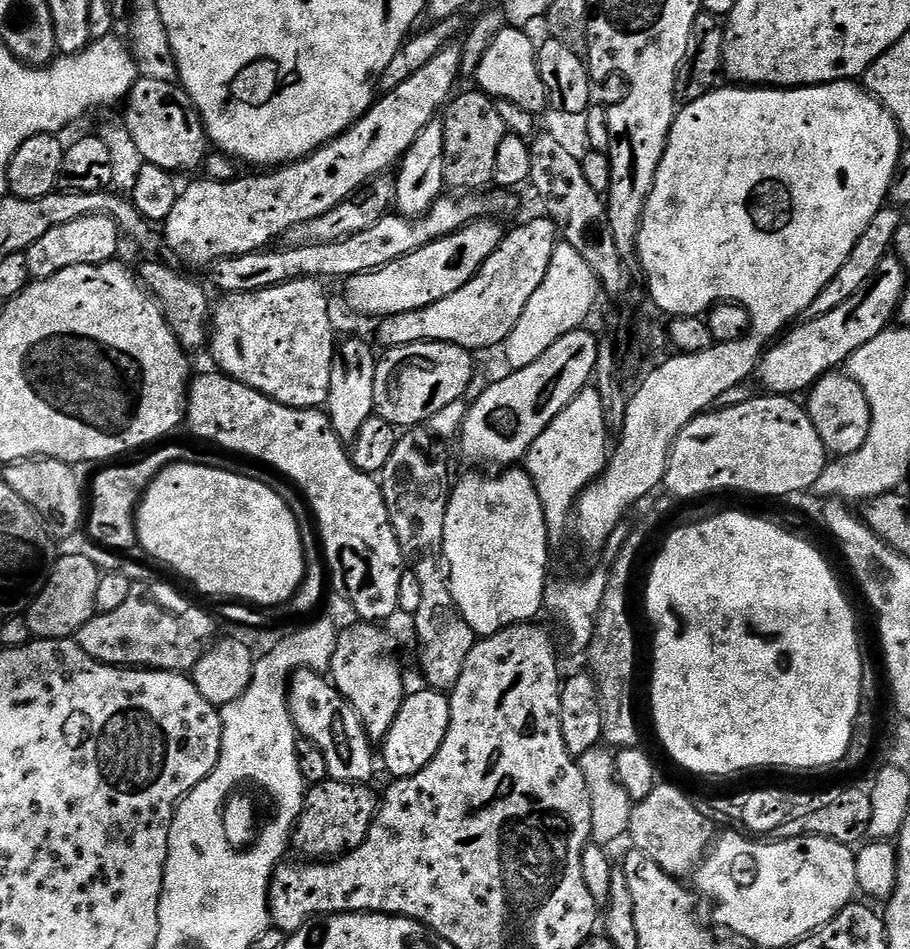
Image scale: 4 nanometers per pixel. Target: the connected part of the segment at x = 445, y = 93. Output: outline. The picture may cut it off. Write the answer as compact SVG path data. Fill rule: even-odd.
M443 48L426 66L422 66L422 70L418 70L418 74L414 74L414 78L406 78L406 82L402 82L402 86L398 86L393 92L383 93L361 120L356 121L342 135L319 148L317 152L305 156L303 160L277 167L267 174L256 174L260 176L241 175L230 182L199 178L200 180L194 181L185 192L183 189L177 195L174 210L170 210L170 214L163 220L165 246L182 263L189 264L192 268L205 267L204 269L227 256L241 256L247 252L267 249L279 236L280 239L287 237L290 229L334 210L334 206L350 199L365 184L395 169L406 150L410 150L414 138L422 134L422 126L437 119L438 113L452 99L452 87L455 86L456 80L460 79L460 48Z

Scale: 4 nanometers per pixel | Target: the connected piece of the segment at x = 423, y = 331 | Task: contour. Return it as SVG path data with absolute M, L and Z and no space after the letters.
M547 218L528 220L513 232L505 231L498 250L486 258L482 270L462 290L454 290L450 298L438 298L438 302L422 310L383 317L377 323L380 324L376 328L377 338L385 349L426 342L453 344L473 354L479 354L483 348L499 349L510 330L518 326L518 318L522 318L522 310L526 310L526 302L530 302L534 290L542 286L557 243L556 225Z

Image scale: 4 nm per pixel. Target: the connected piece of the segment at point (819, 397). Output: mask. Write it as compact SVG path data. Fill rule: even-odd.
M843 371L829 372L819 382L813 384L807 393L806 411L810 422L814 422L814 430L822 438L825 449L837 457L849 456L858 451L862 442L866 442L866 434L870 434L870 402L866 402L866 394Z

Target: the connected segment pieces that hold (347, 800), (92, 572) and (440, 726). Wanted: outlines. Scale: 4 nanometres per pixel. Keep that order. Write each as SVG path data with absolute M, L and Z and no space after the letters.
M327 779L321 784L313 784L307 789L304 805L300 811L300 817L296 819L296 826L292 829L290 841L293 849L301 852L301 857L312 862L320 862L325 858L339 858L353 852L366 838L370 826L376 817L378 796L371 792L368 784L347 784L345 780Z
M61 555L52 566L52 572L44 588L32 599L26 619L33 637L38 640L66 640L75 637L77 632L96 615L98 602L98 582L102 575L99 568L88 556Z
M423 690L424 692L416 692L405 695L402 710L398 710L398 718L394 718L394 726L390 726L390 730L386 734L386 738L382 741L384 748L384 760L382 756L382 768L389 772L392 778L407 778L418 774L428 765L434 758L434 754L438 754L438 750L442 746L442 742L448 733L450 726L450 699L445 693L435 690Z

